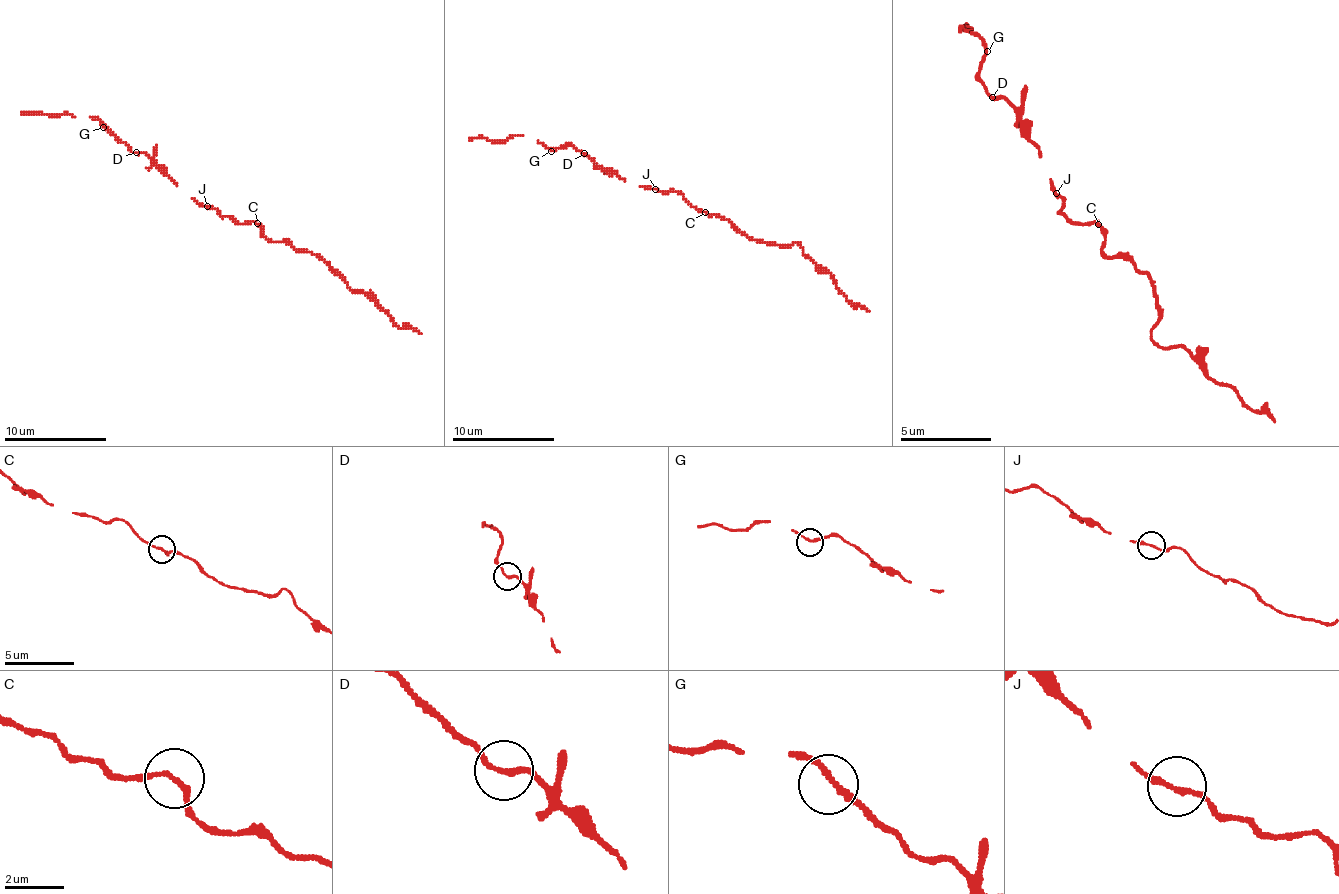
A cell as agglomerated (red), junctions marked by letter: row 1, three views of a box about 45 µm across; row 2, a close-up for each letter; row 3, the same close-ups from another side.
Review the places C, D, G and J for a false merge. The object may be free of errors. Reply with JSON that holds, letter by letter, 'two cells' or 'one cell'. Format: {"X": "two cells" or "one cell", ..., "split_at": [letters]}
{"C": "one cell", "D": "one cell", "G": "one cell", "J": "one cell", "split_at": []}

